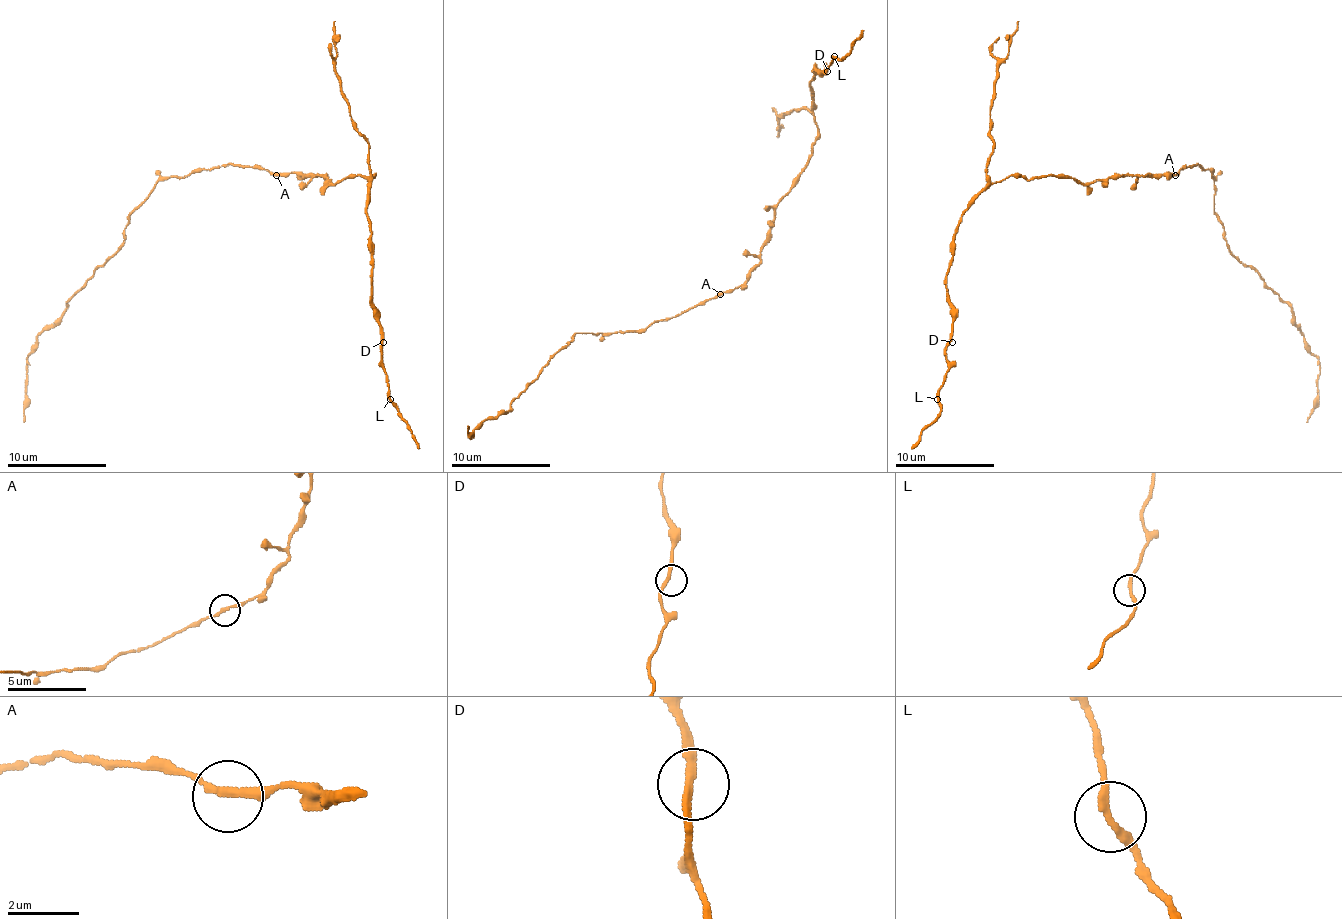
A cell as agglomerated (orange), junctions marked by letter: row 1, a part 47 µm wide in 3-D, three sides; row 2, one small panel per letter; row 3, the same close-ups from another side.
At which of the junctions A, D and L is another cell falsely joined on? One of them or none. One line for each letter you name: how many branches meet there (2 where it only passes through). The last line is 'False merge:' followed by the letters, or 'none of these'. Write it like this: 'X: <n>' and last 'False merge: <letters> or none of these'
False merge: none of these

